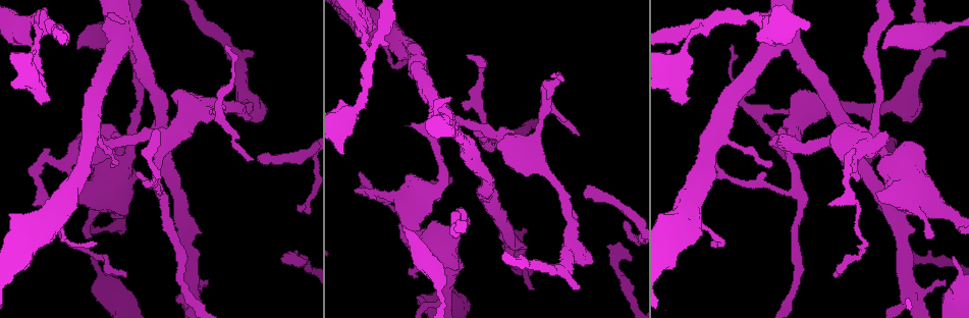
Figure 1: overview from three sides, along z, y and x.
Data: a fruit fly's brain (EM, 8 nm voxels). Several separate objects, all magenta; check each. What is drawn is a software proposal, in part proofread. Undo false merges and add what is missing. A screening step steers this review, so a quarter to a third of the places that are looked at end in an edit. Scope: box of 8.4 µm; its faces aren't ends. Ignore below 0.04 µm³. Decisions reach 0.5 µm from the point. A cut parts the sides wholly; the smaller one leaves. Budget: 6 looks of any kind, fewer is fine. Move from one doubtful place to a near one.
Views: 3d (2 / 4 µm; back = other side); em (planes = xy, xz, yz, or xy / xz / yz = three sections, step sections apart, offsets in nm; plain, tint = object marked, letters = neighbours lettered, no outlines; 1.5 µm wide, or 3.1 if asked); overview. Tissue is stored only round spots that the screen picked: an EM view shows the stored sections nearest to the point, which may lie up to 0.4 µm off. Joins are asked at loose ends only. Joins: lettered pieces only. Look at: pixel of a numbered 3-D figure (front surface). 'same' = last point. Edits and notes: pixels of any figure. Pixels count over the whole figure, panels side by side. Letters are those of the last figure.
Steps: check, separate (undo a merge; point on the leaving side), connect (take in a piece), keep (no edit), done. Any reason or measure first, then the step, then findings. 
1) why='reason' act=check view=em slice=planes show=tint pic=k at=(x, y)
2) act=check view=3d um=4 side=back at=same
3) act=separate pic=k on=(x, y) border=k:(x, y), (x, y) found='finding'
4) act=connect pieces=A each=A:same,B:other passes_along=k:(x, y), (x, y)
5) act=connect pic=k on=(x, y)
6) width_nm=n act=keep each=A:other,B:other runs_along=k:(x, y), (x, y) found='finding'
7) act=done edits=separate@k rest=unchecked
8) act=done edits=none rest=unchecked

why='two arms in line, one across' act=check view=3d um=2 side=back pic=1 at=(368, 52)

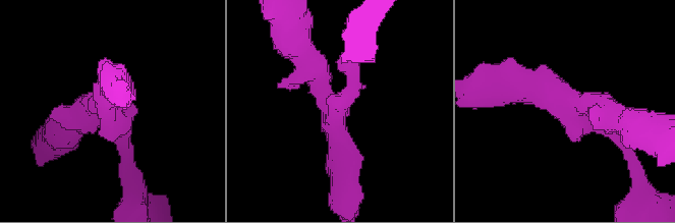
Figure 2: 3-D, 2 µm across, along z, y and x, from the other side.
arms=3 act=check view=em slice=yz step=4 show=tint pic=2 at=(335, 107)

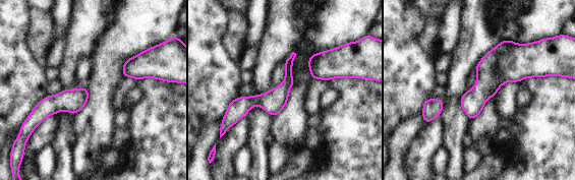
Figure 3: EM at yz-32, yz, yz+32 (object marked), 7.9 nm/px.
act=check view=em slice=yz step=4 show=letters at=same

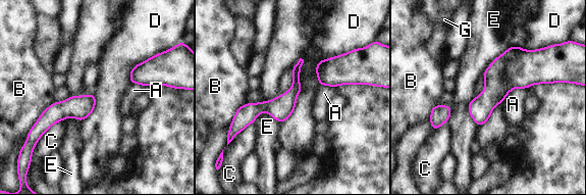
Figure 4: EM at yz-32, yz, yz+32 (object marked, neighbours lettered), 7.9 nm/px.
longest_contact=D:550nm act=keep each=A:other,B:other,C:other,D:other,E:other,G:other runs_along=4:(299, 64), (296, 89), (277, 107), (237, 118) found='one cell here'

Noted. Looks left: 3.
why='an open end' act=check view=3d um=4 pic=1 at=(451, 97)

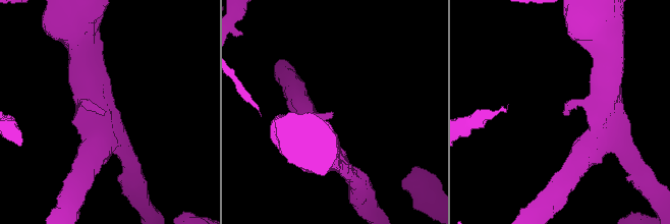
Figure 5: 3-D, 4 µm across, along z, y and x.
why='shape alone is not enough' act=check view=em slice=yz step=8 show=letters pic=5 at=(563, 111)

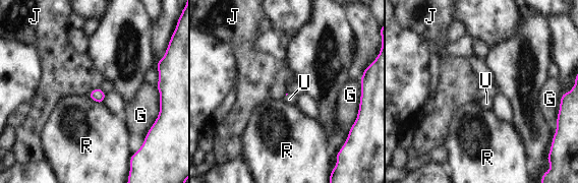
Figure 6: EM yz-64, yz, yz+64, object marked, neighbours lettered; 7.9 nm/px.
act=check view=em slice=xz step=4 show=letters at=same

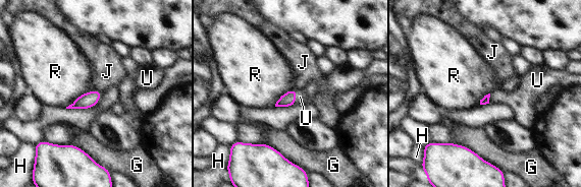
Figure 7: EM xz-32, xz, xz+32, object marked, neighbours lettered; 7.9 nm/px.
act=connect pieces=U each=G:other,H:other,J:other,R:other,U:same passes_along=7:(288, 99), (295, 98), (300, 97) found='it goes on there'

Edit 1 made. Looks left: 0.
act=done edits=connect@7 rest=unchecked

